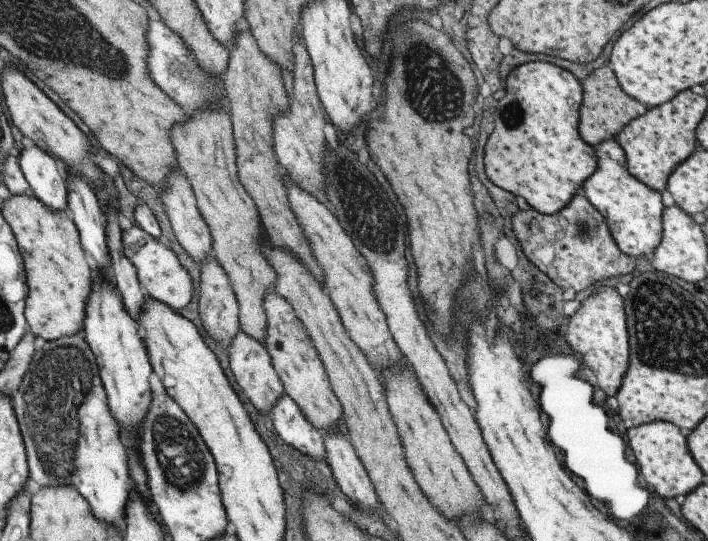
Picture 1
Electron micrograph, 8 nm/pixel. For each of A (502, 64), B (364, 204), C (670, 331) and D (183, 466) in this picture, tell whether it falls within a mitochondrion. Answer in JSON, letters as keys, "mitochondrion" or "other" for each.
{"A":"other","B":"mitochondrion","C":"mitochondrion","D":"mitochondrion"}

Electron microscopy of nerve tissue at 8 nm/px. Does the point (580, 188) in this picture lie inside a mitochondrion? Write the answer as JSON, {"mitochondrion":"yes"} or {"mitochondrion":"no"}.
{"mitochondrion":"no"}

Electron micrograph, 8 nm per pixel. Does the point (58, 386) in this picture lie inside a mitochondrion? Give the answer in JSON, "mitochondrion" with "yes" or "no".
{"mitochondrion":"yes"}

